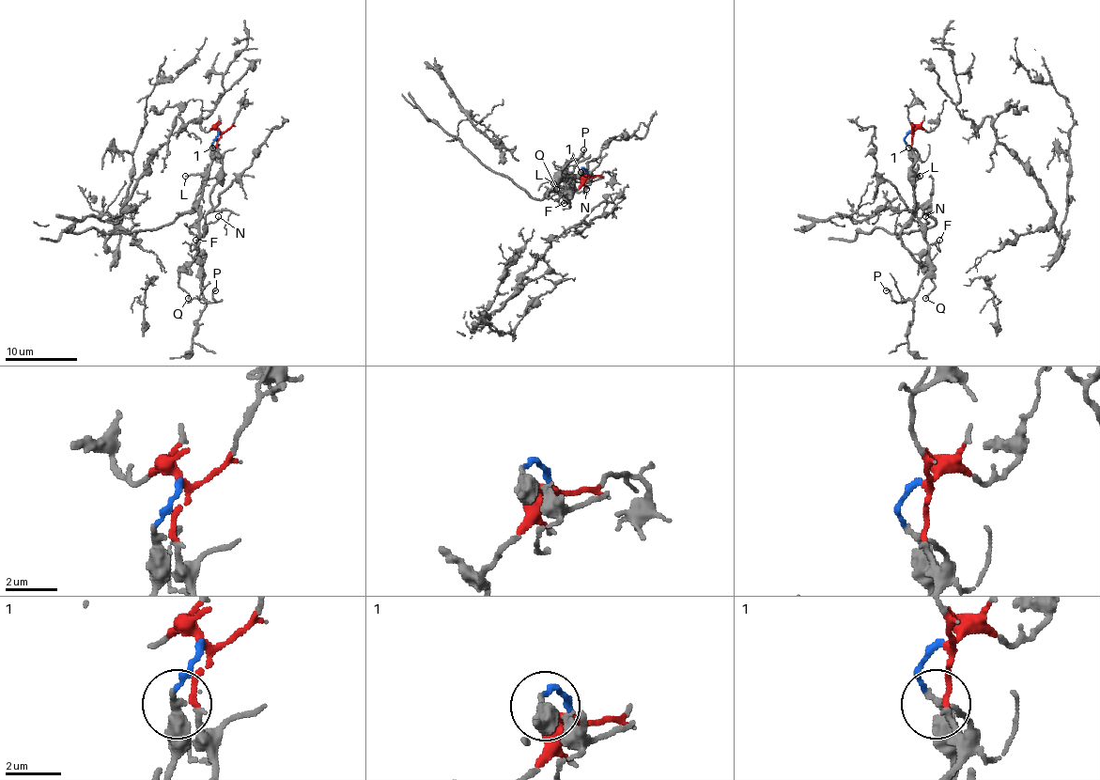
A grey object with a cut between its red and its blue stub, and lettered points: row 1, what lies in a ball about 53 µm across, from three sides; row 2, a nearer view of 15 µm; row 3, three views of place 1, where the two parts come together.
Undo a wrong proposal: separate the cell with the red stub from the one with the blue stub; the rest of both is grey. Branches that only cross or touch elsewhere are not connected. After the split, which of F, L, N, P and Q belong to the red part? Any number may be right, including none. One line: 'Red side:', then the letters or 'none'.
Red side: F, N, P

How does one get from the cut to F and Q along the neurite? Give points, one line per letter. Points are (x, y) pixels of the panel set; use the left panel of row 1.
F: (220, 131), (222, 179), (210, 194), (212, 210), (202, 237), (191, 244), (193, 249), (196, 241)
Q: (220, 131), (198, 205), (200, 244), (194, 258), (180, 274), (178, 285), (189, 294), (187, 298)

